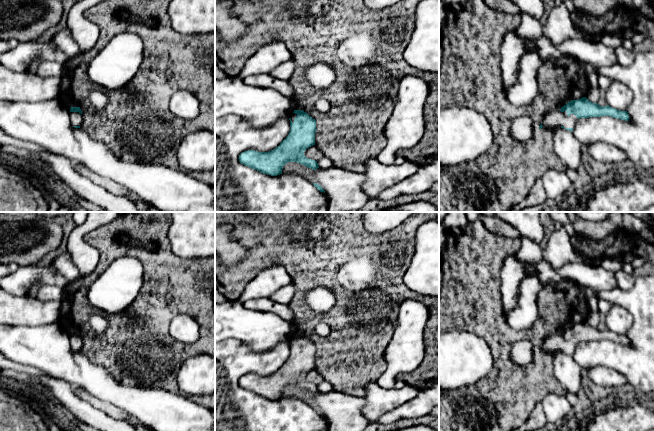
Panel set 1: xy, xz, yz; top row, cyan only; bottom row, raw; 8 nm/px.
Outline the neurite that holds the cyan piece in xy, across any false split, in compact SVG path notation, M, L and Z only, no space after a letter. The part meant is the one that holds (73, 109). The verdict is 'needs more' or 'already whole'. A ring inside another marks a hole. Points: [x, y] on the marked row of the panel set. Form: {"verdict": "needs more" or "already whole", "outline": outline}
{"verdict": "needs more", "outline": "M80 107L70 108L70 120L73 127L80 128L80 125L82 124L82 122L85 121Z"}

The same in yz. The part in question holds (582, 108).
{"verdict": "needs more", "outline": "M582 97L578 100L571 100L561 109L549 112L542 119L539 129L561 127L572 132L578 119L601 116L610 116L625 121L630 119L627 111L617 110L609 105L602 107Z"}

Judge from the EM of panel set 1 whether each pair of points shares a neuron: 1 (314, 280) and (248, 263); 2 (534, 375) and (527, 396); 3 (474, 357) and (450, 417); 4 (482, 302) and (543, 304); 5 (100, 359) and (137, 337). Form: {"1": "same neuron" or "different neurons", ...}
{"1": "same neuron", "2": "same neuron", "3": "different neurons", "4": "same neuron", "5": "same neuron"}

